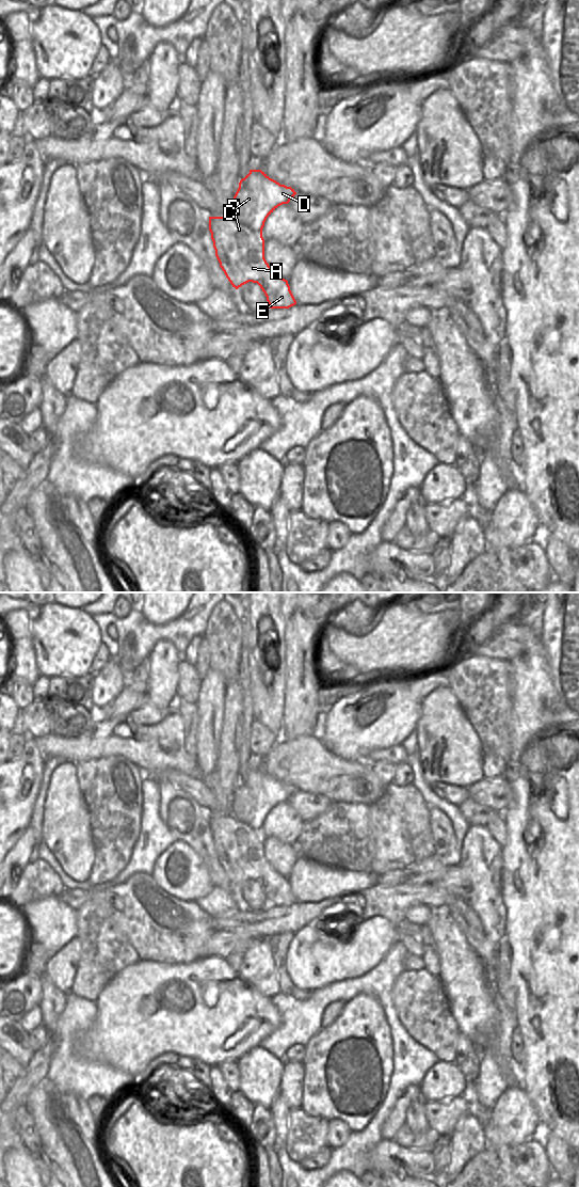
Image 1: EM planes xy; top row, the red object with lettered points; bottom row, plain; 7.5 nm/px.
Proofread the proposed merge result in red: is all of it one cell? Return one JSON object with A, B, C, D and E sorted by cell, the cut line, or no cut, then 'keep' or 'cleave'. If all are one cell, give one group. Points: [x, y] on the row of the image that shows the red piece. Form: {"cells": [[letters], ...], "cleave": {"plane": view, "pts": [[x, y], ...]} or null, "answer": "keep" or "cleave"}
{"cells": [["A", "B", "C", "D", "E"]], "cleave": null, "answer": "keep"}

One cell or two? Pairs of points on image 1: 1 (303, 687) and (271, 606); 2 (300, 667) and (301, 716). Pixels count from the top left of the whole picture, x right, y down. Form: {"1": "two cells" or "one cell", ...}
{"1": "two cells", "2": "one cell"}

